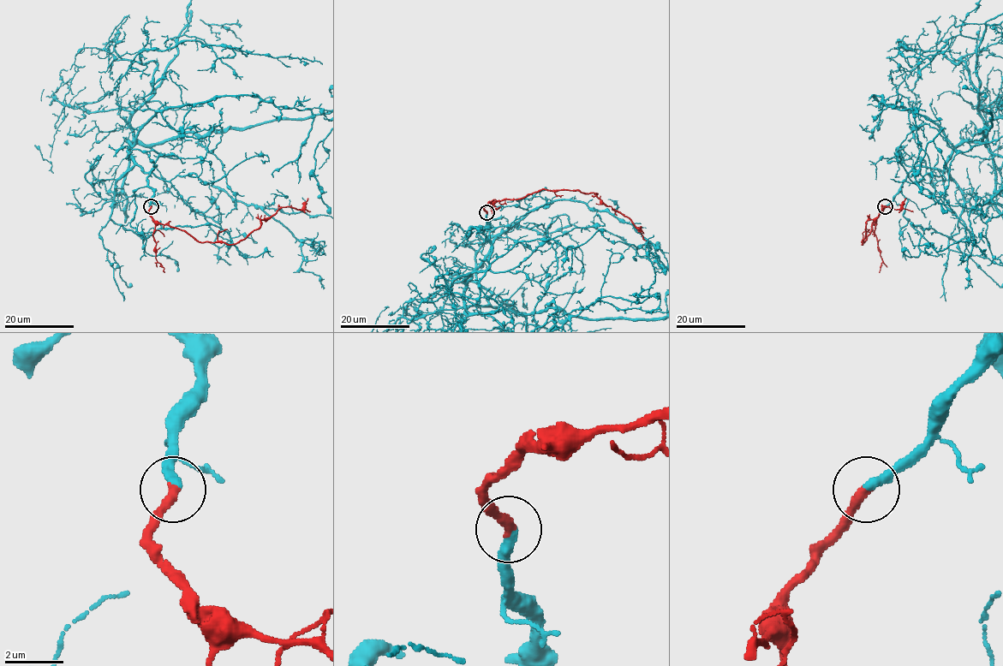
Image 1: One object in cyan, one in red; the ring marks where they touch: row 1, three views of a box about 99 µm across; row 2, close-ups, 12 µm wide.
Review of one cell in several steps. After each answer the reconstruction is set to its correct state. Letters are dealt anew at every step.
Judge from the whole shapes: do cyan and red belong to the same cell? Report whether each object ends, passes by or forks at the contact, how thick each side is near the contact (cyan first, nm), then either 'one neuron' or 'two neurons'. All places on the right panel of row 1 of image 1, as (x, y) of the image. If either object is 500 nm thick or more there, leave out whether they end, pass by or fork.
cyan ends there; red ends there; 340 nm thick on the cyan side, 320 nm on the other; one neuron

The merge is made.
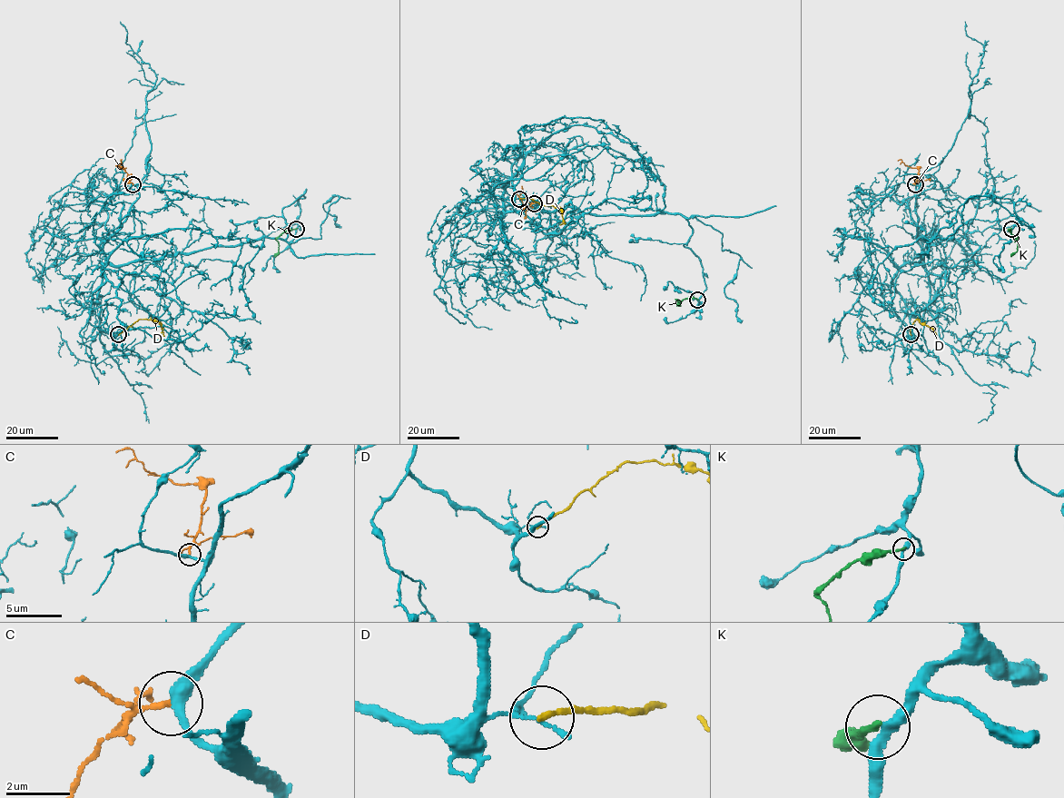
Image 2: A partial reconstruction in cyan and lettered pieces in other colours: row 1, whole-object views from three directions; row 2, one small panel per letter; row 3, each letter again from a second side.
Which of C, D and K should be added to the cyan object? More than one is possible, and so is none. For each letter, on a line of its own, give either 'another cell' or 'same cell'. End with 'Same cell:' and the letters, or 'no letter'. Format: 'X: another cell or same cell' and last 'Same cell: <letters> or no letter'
C: same cell
D: another cell
K: another cell
Same cell: C

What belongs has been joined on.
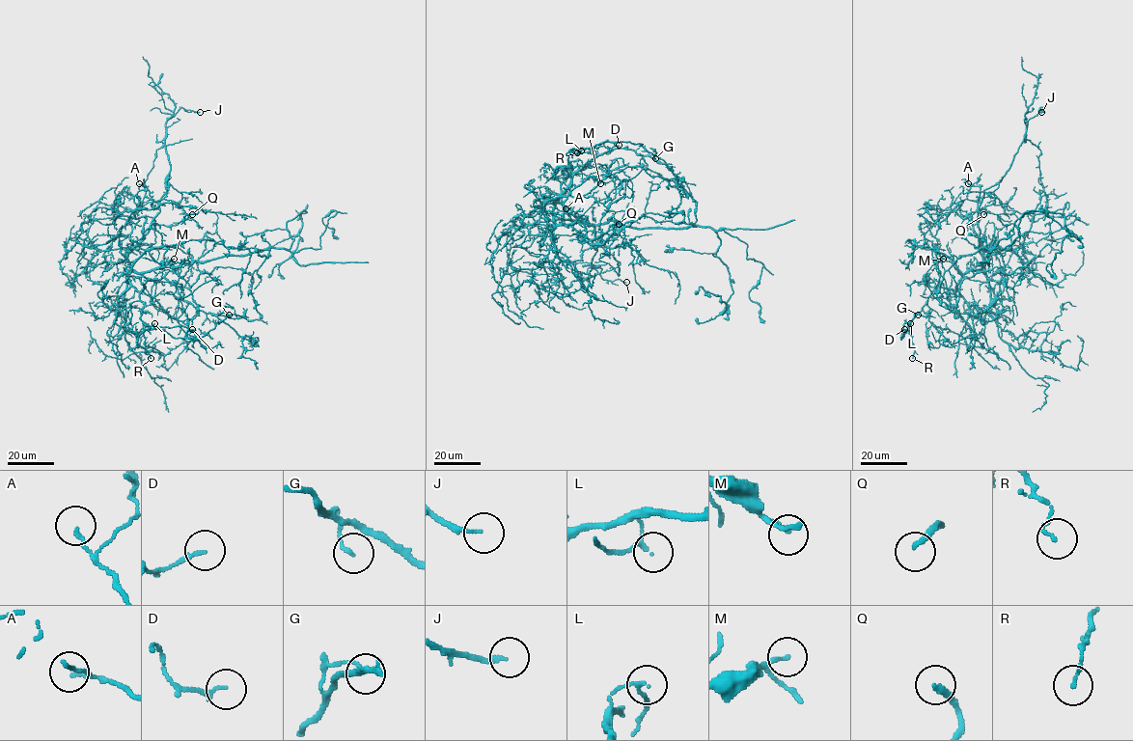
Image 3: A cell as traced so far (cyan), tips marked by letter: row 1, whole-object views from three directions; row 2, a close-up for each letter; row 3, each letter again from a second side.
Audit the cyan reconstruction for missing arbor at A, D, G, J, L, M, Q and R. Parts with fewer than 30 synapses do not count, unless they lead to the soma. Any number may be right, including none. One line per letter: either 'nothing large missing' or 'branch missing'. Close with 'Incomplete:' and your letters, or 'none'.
A: nothing large missing
D: nothing large missing
G: nothing large missing
J: branch missing
L: nothing large missing
M: branch missing
Q: branch missing
R: nothing large missing
Incomplete: J, M, Q

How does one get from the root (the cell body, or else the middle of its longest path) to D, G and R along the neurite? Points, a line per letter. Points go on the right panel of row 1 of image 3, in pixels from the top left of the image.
D: (983, 264), (983, 272), (968, 271), (955, 291), (937, 288), (901, 338), (904, 329)
G: (983, 264), (983, 272), (968, 271), (955, 291), (937, 288), (900, 340), (903, 323), (918, 315)
R: (983, 264), (983, 272), (968, 271), (955, 291), (937, 288), (932, 291), (910, 322), (915, 350), (912, 358)

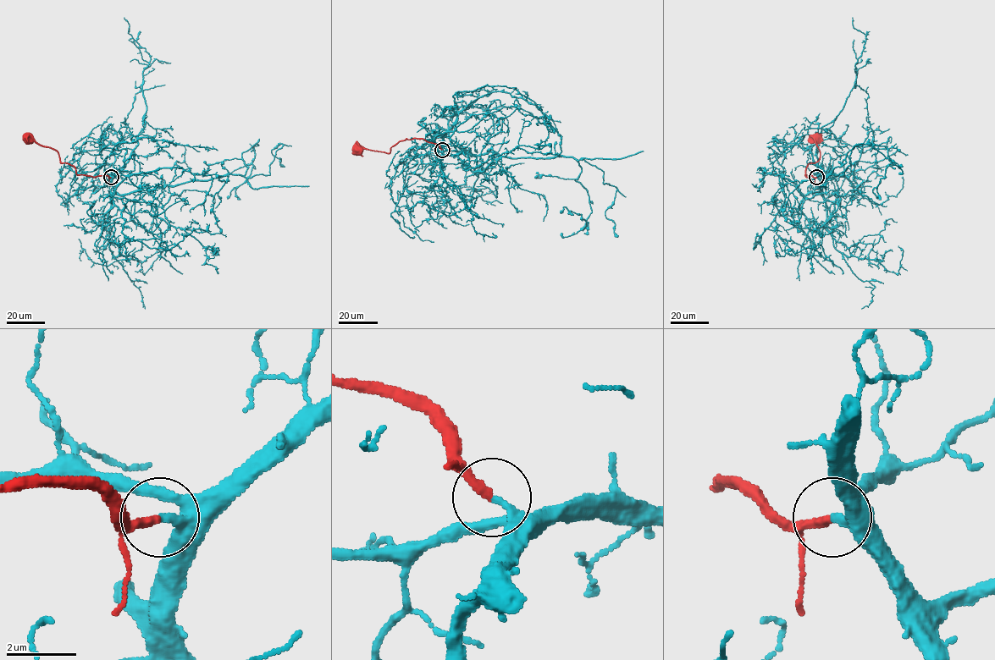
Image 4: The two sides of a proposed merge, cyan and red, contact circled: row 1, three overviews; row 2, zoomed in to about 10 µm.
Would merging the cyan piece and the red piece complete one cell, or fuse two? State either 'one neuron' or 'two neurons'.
one neuron

